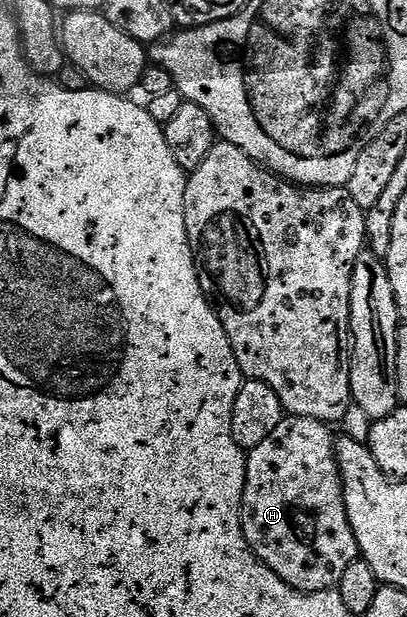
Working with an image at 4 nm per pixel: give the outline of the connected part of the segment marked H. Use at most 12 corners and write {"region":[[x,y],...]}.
{"region":[[286,416],[246,456],[242,531],[305,594],[360,558],[336,434]]}

